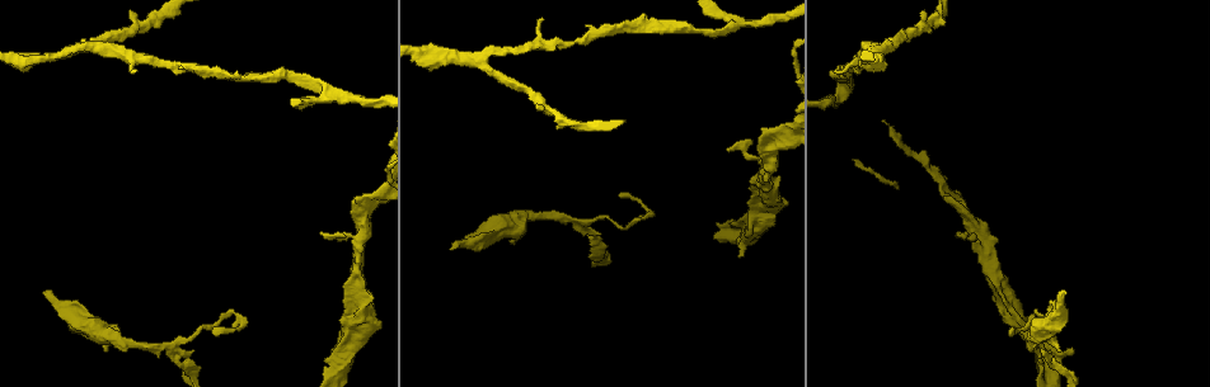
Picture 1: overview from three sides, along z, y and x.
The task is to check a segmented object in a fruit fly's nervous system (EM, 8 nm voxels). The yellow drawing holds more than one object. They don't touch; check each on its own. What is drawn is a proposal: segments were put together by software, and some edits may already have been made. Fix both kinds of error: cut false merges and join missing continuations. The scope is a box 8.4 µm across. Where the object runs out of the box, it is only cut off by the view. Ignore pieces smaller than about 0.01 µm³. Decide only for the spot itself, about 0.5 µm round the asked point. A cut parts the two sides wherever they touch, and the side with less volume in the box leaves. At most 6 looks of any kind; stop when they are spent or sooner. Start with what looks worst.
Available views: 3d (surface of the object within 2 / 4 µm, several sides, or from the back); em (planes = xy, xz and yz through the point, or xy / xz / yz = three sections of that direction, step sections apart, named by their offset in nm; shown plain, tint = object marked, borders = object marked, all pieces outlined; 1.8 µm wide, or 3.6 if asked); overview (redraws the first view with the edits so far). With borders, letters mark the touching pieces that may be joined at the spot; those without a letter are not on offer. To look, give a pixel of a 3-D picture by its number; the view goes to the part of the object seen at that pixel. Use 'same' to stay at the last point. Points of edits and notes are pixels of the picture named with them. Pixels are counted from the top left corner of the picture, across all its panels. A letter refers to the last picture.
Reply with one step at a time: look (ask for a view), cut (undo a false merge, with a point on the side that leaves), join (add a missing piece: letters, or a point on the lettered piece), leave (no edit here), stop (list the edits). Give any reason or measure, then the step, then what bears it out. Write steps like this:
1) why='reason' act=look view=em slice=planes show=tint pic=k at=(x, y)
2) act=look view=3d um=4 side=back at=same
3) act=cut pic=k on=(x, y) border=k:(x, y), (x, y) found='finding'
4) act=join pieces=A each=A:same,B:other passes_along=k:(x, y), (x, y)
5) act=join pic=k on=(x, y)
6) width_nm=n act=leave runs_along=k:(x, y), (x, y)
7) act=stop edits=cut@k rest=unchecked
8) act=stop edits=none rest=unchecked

why='stops while still wide' act=look view=em slice=planes show=borders pic=1 at=(452, 250)

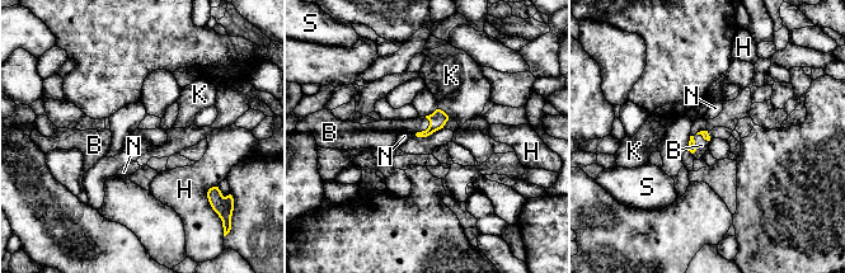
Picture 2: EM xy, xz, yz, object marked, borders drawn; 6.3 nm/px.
act=join pieces=B each=B:same,H:other,K:other,N:other,S:other passes_along=2:(437, 119), (427, 128), (388, 131) found='it goes on there'

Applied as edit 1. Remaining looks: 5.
act=look view=em um=3.6 slice=planes show=tint pic=1 at=(473, 59)

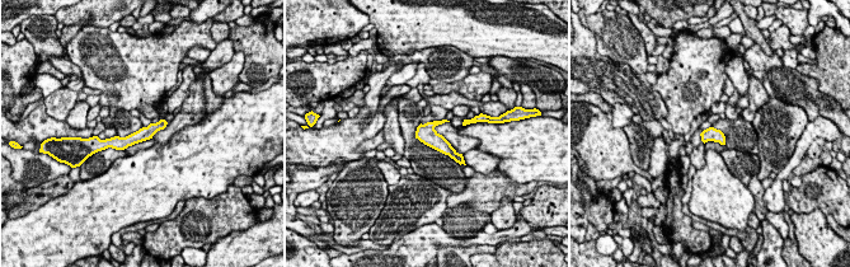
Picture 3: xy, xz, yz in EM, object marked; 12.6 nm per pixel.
why='see the neighbours' act=look view=em um=3.6 slice=planes show=borders at=same

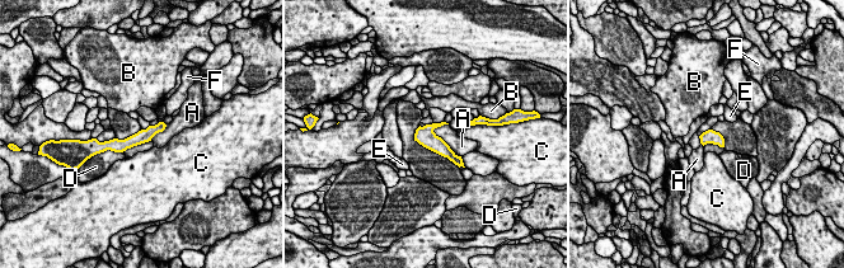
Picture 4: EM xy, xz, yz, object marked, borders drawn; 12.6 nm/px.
width_nm=170 act=leave each=A:other,B:other,C:other,D:other,E:other,F:other border=4:(435, 127), (434, 131), (455, 153) found='all the same neuron'

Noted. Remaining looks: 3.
why='tapers out' act=look view=em um=3.6 slice=xy step=4 show=borders pic=1 at=(320, 234)

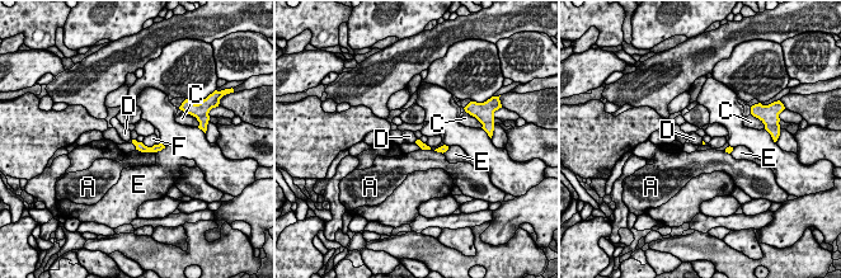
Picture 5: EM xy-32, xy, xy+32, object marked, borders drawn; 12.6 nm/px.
why='cut it another way' act=look view=em um=3.6 slice=planes show=borders at=same

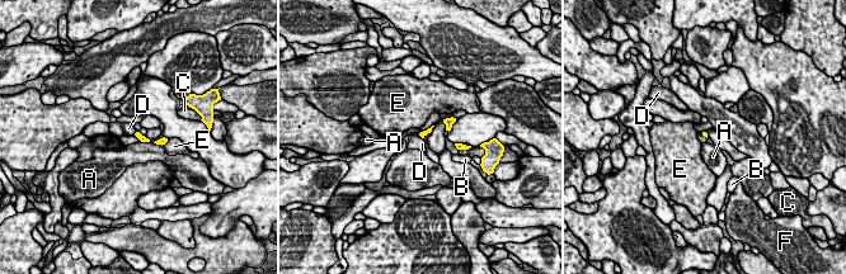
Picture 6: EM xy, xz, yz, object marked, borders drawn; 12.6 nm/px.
act=leave each=A:other,B:other,C:other,D:other,E:other,F:other border=6:(418, 135), (423, 138) found='none of them fits'

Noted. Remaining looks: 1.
act=stop edits=join@2 rest=unchecked

